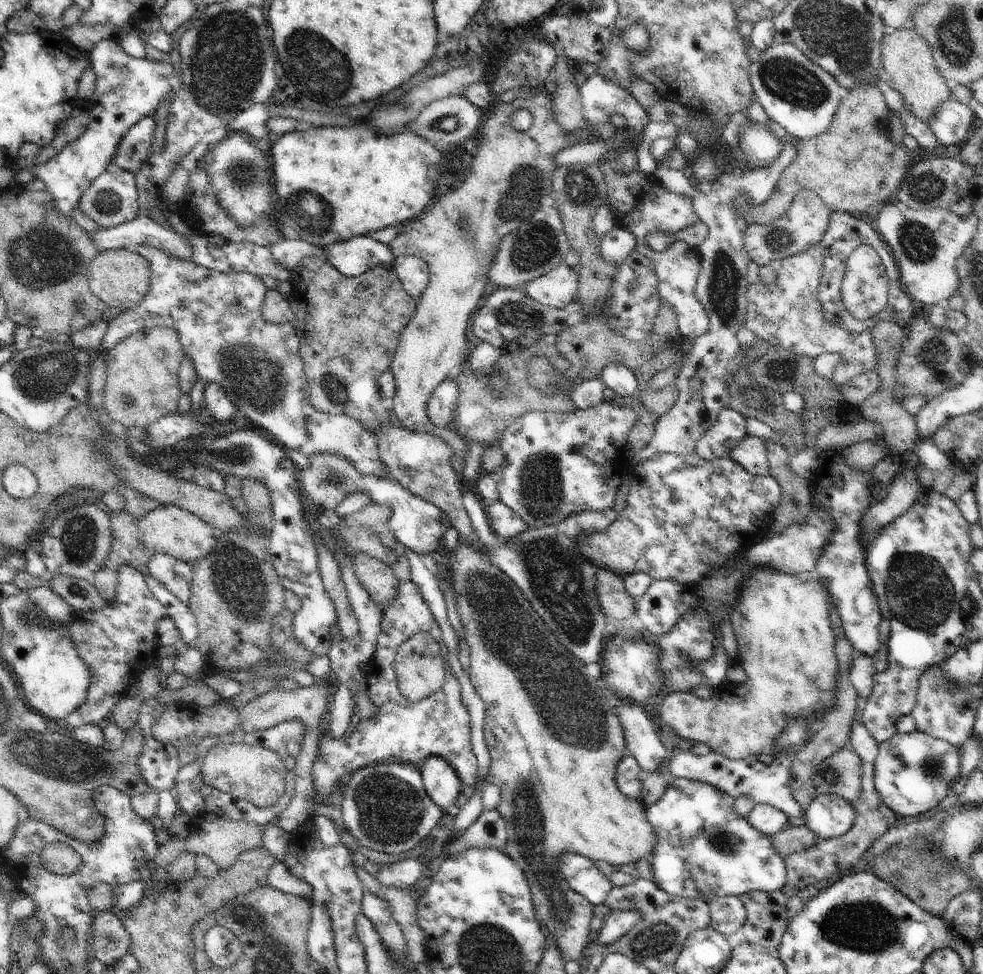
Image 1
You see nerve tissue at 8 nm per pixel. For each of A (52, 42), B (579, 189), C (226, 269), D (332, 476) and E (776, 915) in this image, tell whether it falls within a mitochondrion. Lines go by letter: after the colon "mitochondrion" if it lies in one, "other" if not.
A: other
B: mitochondrion
C: other
D: mitochondrion
E: other

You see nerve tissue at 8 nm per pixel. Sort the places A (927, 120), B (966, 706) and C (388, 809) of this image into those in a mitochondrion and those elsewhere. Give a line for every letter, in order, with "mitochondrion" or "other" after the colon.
A: other
B: other
C: mitochondrion

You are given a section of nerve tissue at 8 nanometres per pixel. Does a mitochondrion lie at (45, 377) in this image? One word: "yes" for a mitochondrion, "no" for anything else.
yes

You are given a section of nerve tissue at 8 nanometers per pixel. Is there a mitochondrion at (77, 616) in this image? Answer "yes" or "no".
no

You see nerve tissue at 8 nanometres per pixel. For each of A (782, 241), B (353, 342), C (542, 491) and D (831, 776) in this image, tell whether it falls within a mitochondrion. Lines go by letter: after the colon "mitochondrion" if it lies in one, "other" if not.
A: mitochondrion
B: mitochondrion
C: mitochondrion
D: mitochondrion

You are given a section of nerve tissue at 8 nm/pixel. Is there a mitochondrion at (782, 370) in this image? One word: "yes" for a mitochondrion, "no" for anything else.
yes

